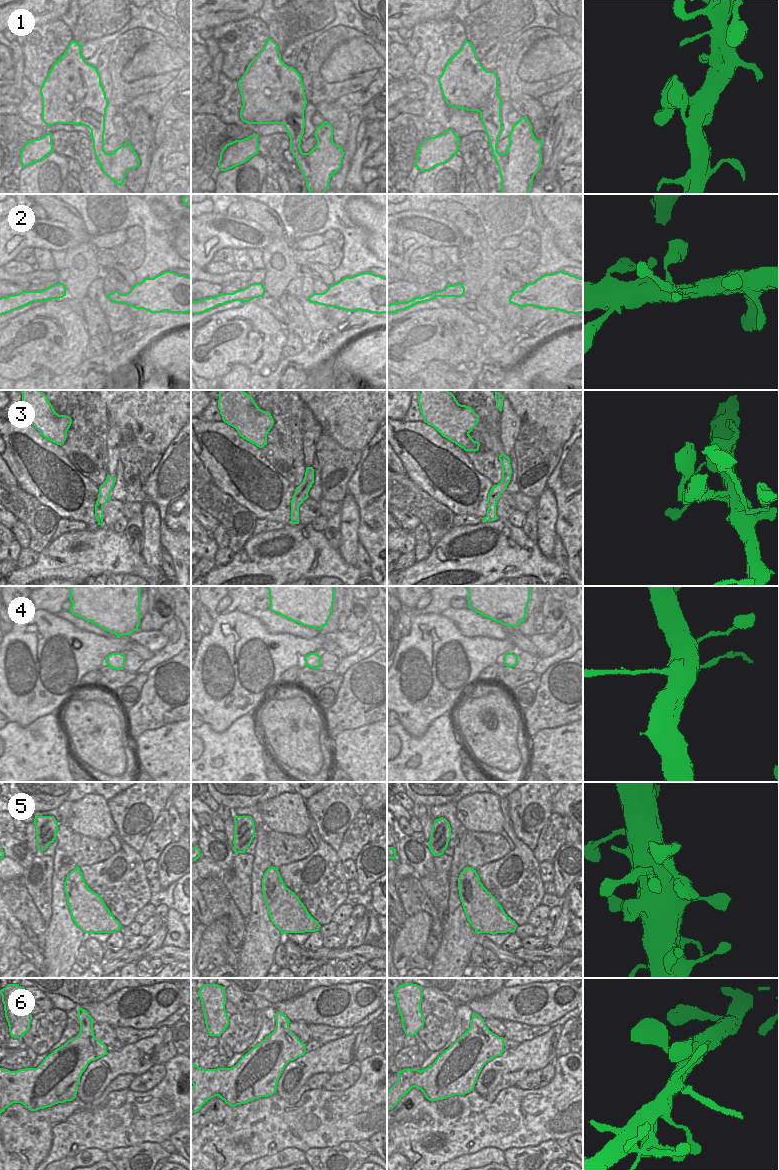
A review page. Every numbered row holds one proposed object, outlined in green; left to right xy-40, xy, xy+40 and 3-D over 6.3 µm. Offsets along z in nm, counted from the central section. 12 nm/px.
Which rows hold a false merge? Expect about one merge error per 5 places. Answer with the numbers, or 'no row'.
3

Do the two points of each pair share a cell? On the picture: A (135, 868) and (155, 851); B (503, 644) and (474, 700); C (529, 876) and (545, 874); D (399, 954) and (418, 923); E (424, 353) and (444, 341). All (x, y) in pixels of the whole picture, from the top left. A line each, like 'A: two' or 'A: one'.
A: two
B: two
C: two
D: one
E: one

